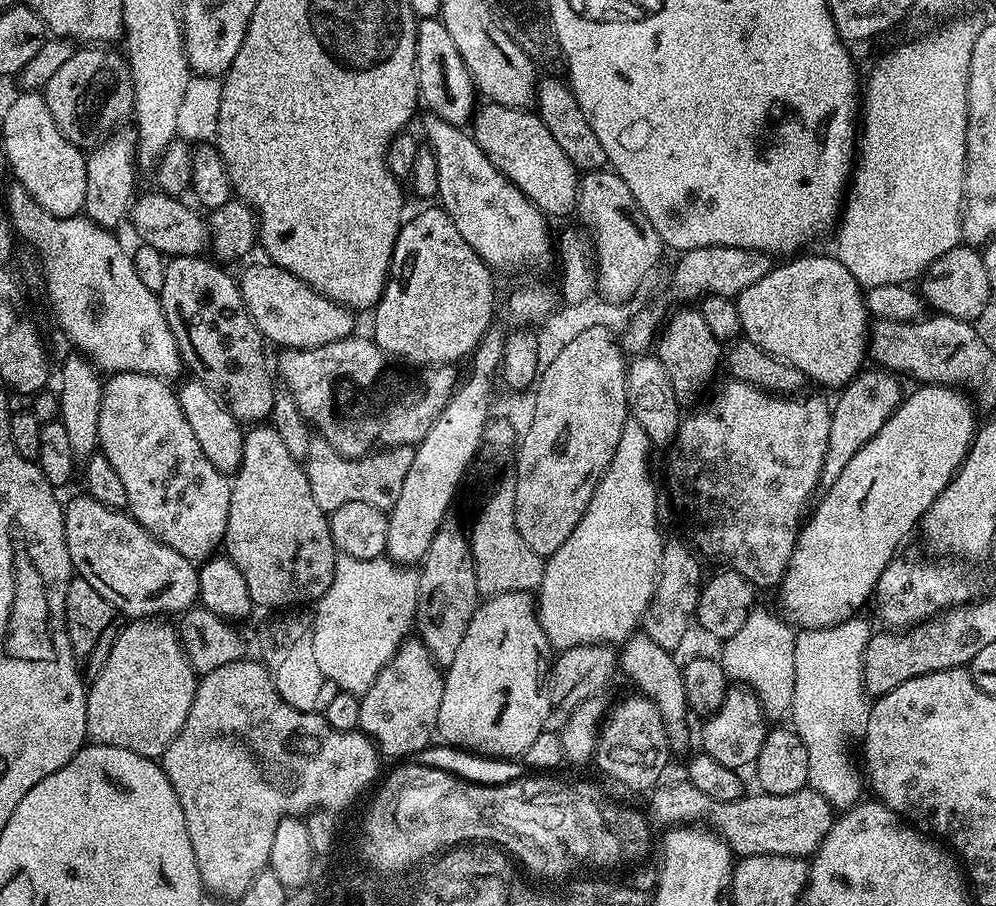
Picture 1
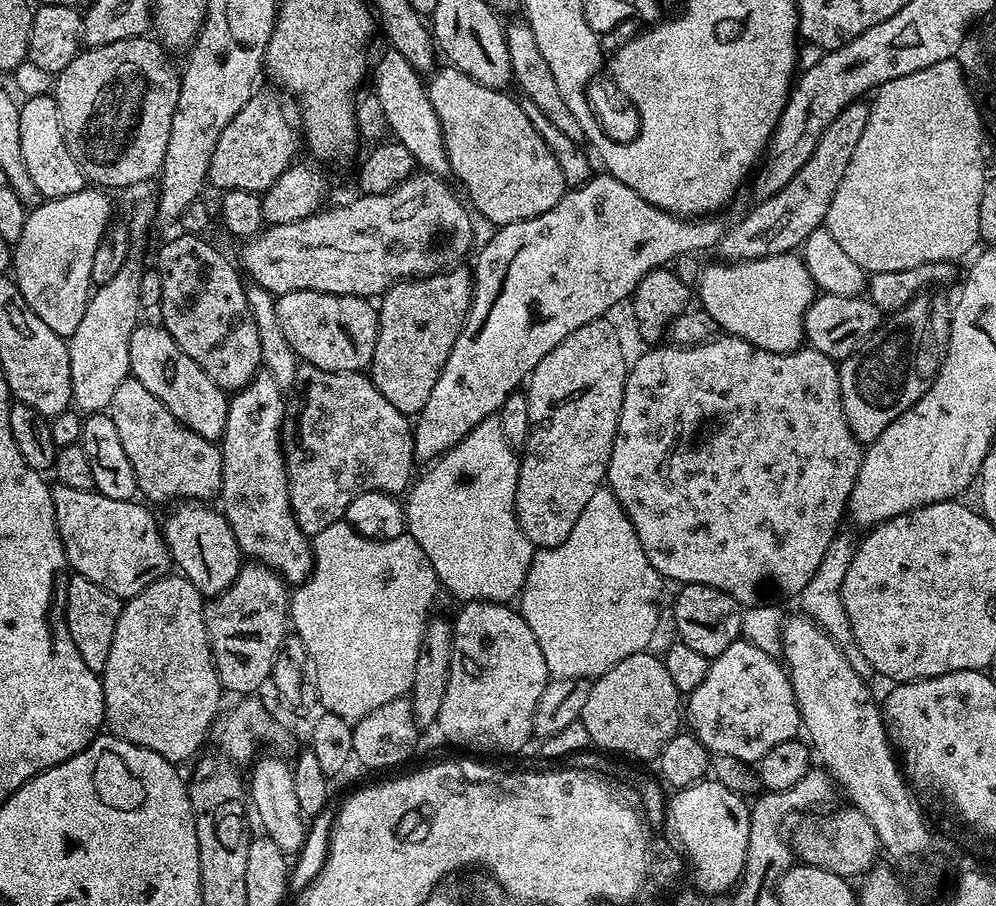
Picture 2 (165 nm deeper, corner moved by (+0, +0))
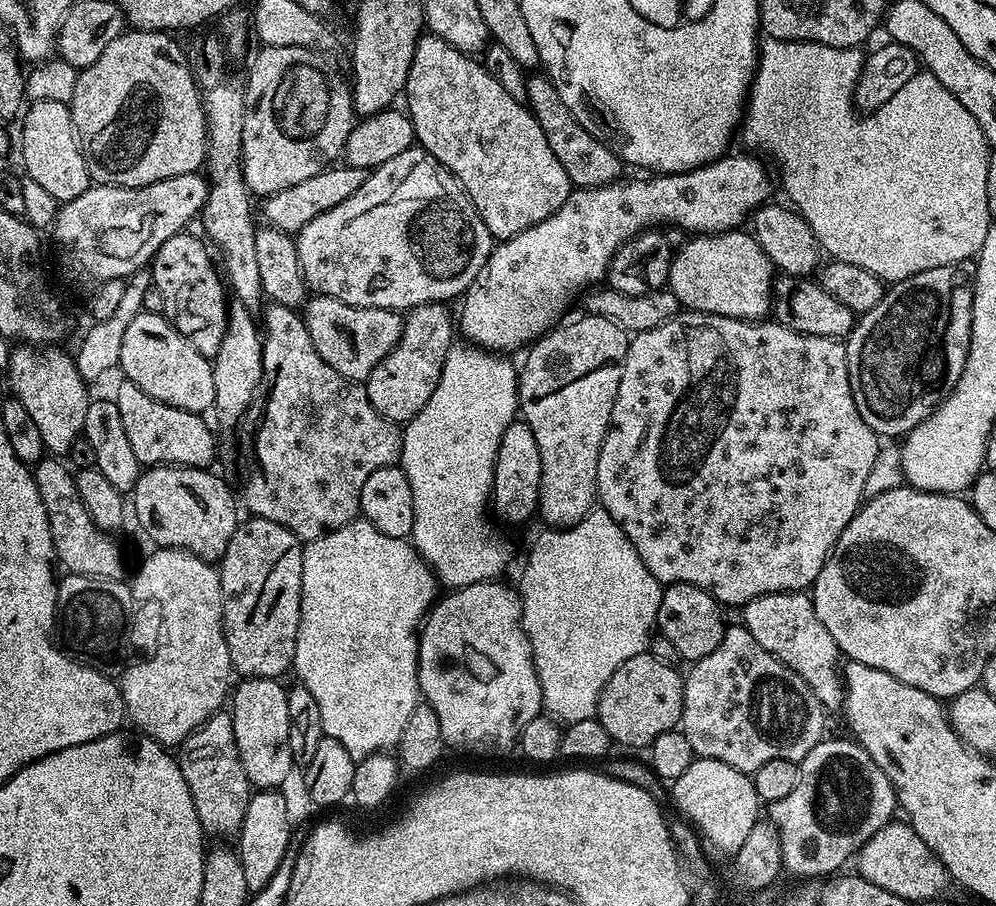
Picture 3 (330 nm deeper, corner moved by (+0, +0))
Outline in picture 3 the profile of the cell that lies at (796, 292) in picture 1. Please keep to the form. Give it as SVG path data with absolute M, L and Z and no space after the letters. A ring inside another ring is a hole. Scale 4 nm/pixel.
M733 230L696 234L689 240L692 241L673 255L667 282L685 309L757 322L773 311L774 269L755 236L744 230Z

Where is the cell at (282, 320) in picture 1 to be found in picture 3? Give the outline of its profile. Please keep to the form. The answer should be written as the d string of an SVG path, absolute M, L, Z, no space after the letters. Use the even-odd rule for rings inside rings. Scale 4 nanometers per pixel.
M316 294L303 305L302 315L314 350L348 380L367 381L400 337L402 316L391 308L359 308L338 302L338 298Z

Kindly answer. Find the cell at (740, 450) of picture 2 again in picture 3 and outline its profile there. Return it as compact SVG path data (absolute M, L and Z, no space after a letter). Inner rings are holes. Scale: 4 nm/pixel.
M684 310L673 320L662 322L662 326L654 326L654 330L635 333L628 341L622 382L618 382L608 433L598 454L599 507L608 512L626 538L630 538L644 568L650 570L661 585L689 584L704 588L721 606L743 606L762 595L811 589L842 530L846 530L860 509L865 499L866 478L882 447L881 437L862 422L862 414L858 414L852 397L847 347L835 336L802 334L778 322L768 323Z

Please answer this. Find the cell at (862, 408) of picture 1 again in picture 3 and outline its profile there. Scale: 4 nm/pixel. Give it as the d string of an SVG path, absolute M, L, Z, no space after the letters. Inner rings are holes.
M951 264L950 266L938 266L934 270L922 270L905 280L897 280L885 291L882 302L874 306L874 310L863 313L853 323L852 331L846 337L846 347L848 349L848 373L850 374L850 390L854 402L858 406L858 414L862 414L862 422L870 426L877 436L887 438L887 436L897 436L903 438L908 435L914 426L918 426L931 412L941 404L944 398L956 388L956 383L962 378L962 372L966 366L968 351L970 350L970 338L972 337L972 289L973 281L964 273L963 267Z

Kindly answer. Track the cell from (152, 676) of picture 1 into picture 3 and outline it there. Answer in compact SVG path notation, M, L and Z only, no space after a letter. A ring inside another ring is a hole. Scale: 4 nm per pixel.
M156 548L141 562L136 577L130 580L130 587L132 594L156 596L160 604L164 604L166 618L160 638L162 646L156 654L156 660L131 671L123 671L119 677L124 711L127 719L133 720L140 727L137 729L157 744L179 746L195 728L201 728L221 711L230 696L234 669L224 637L224 599L220 593L220 573L209 561L198 558L192 552L183 552L181 548Z

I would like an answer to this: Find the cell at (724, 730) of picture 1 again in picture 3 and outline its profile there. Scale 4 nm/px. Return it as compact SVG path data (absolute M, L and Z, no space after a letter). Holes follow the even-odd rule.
M743 626L725 627L722 642L718 642L718 646L714 650L710 650L710 654L706 654L706 658L695 661L691 665L692 668L683 677L684 681L684 709L680 715L679 727L684 733L686 742L690 742L693 753L697 757L706 760L717 760L718 762L726 762L726 766L734 766L734 770L739 772L754 773L758 770L758 766L766 766L766 762L774 762L774 758L782 758L783 760L795 760L797 762L804 760L806 754L810 754L810 750L814 750L814 746L818 746L820 740L825 739L824 732L824 715L826 709L824 704L815 697L814 692L803 681L803 679L794 672L794 670L784 665L778 658L772 656L762 648L748 633Z

